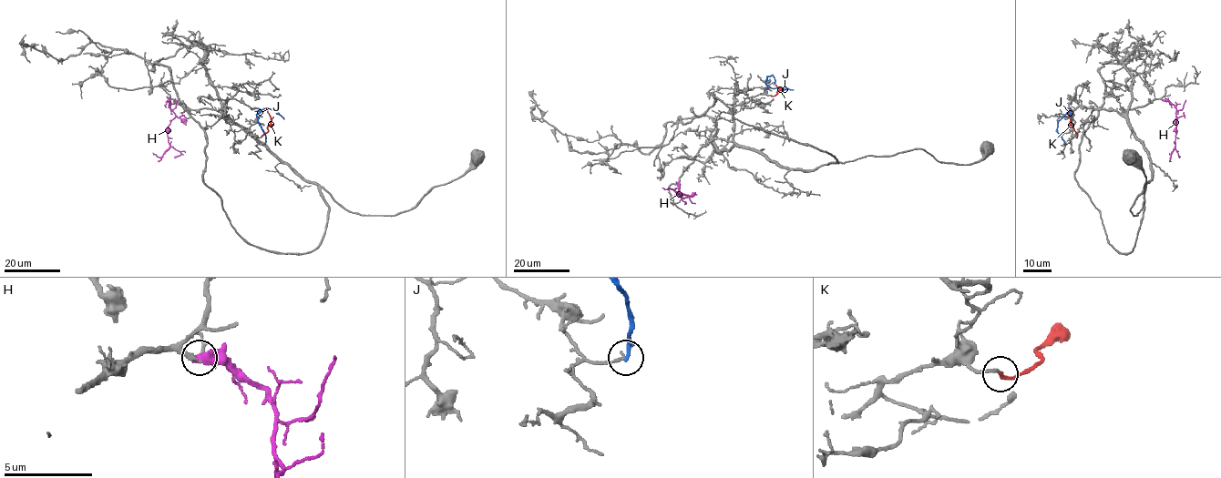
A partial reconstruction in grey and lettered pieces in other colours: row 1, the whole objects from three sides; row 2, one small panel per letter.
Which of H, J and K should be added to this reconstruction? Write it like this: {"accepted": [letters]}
{"accepted": ["H", "K"]}

